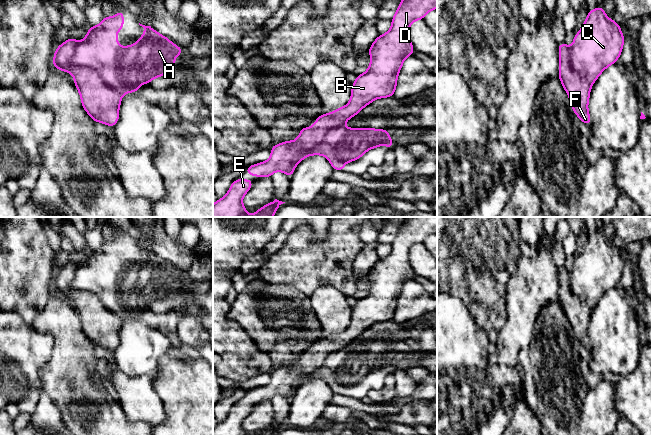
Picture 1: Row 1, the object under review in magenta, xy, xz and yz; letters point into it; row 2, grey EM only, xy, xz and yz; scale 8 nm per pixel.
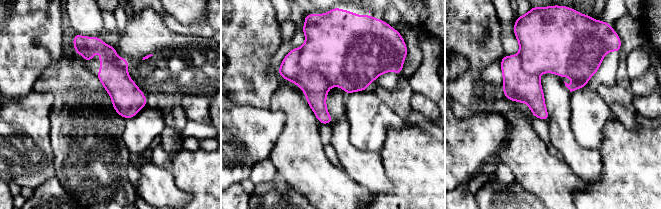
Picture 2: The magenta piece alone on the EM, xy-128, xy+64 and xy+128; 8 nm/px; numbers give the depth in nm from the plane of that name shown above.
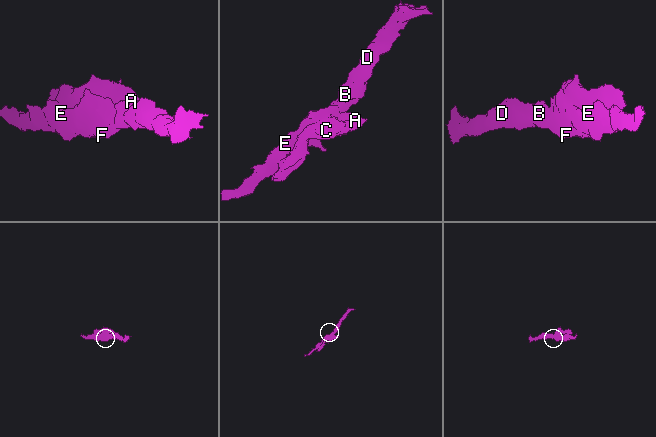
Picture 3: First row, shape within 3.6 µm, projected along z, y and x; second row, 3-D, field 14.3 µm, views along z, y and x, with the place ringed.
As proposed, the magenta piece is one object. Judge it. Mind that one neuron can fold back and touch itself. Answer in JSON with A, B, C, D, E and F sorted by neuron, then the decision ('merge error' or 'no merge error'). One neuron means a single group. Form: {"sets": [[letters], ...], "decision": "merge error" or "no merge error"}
{"sets": [["A", "C"], ["B", "D", "E", "F"]], "decision": "merge error"}

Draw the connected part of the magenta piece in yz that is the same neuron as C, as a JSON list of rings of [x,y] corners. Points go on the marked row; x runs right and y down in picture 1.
[[[603,7],[588,11],[569,49],[572,69],[593,85],[608,66],[617,62],[624,40],[620,24],[609,19]]]

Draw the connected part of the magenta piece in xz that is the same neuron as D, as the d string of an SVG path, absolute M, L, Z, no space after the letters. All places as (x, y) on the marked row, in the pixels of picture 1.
M401 0L391 19L391 29L379 35L370 46L368 52L371 62L368 70L358 75L352 83L348 104L318 116L311 128L304 127L300 130L296 140L272 145L270 158L246 167L245 174L271 178L274 172L281 171L291 178L298 152L320 144L328 130L343 125L372 101L393 97L403 62L415 53L409 36L410 24L416 20L423 20L428 12L436 8L437 0Z

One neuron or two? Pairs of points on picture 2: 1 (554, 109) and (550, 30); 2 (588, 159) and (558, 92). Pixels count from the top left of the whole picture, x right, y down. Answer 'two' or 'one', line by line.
1: two
2: one

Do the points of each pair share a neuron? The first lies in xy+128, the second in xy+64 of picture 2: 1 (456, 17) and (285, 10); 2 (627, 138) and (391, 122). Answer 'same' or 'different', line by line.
1: different
2: different

